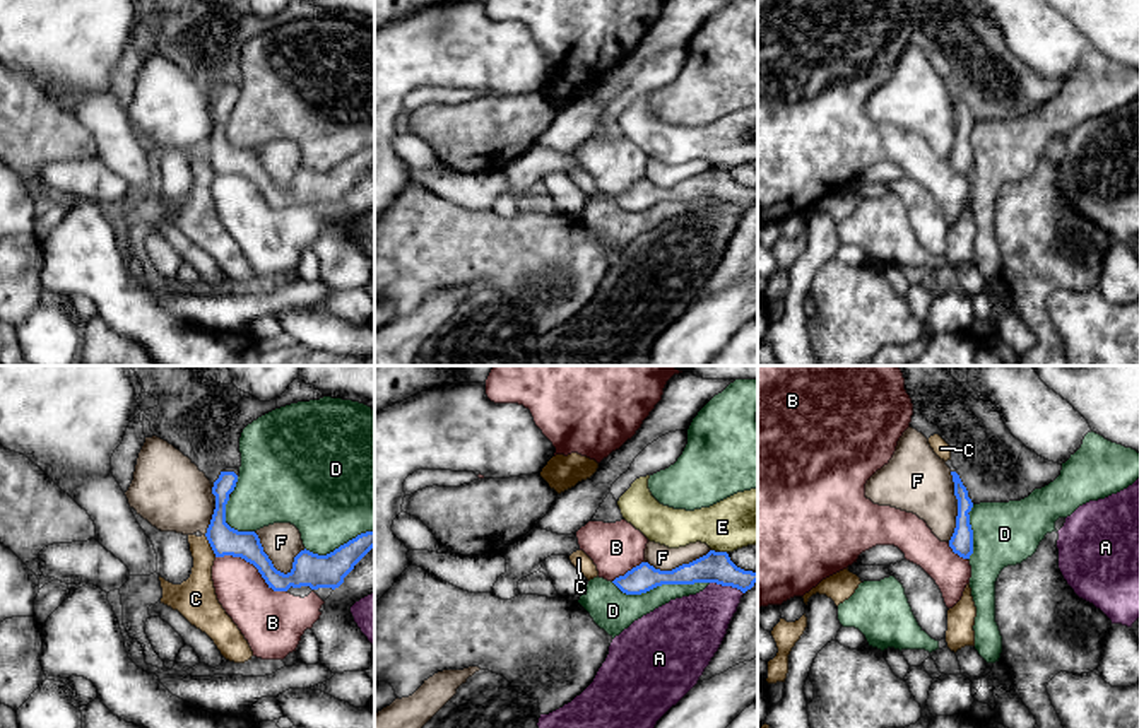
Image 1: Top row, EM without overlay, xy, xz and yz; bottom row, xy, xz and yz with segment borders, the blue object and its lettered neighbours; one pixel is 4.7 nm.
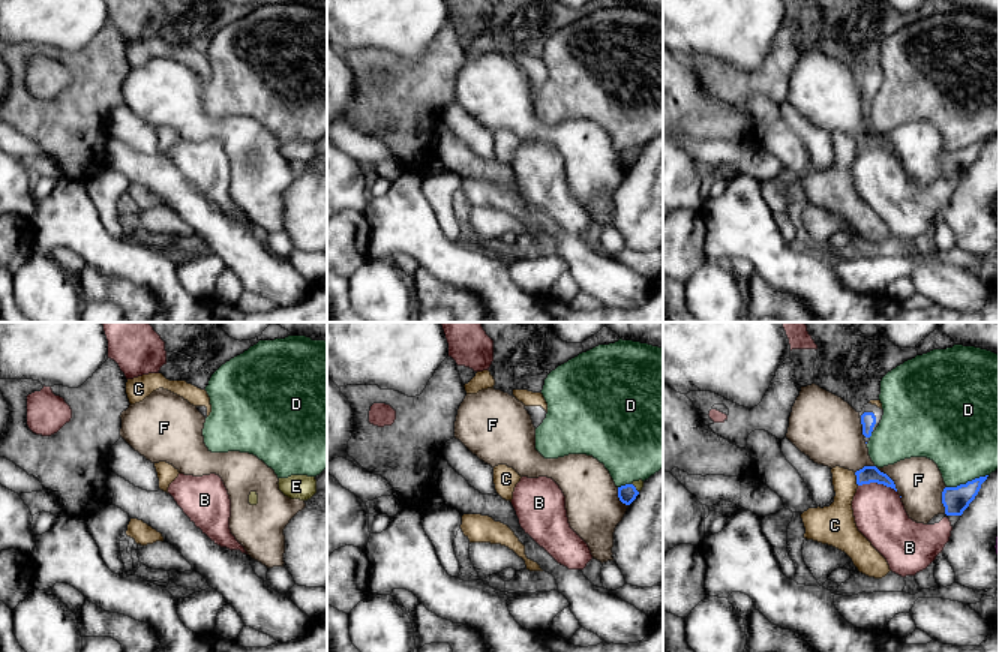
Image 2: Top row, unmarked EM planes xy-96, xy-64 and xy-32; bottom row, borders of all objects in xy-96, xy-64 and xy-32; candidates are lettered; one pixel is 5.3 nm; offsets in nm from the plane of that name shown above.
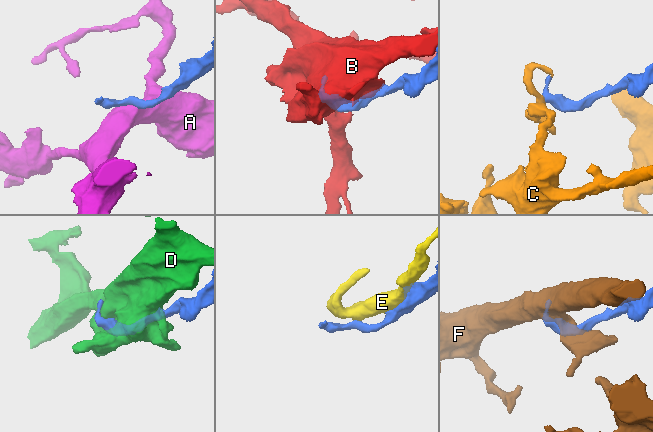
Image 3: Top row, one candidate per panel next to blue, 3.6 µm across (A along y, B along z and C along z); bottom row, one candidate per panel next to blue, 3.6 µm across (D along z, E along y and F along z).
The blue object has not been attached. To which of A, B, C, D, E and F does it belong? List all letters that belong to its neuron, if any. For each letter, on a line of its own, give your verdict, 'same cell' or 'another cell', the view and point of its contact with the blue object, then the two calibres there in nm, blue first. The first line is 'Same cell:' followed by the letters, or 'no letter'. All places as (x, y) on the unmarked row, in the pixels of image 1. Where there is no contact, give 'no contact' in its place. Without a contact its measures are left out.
Same cell: C
A: another cell; contact xz (727, 202); calibres 140 and 300 nm
B: another cell; contact xy (253, 182); calibres 140 and 260 nm
C: same cell; contact xy (211, 163); calibres 140 and 180 nm
D: another cell; contact xz (660, 202); calibres 140 and 190 nm
E: another cell; contact xz (720, 170); calibres 140 and 260 nm
F: another cell; contact xy (267, 175); calibres 160 and 180 nm

